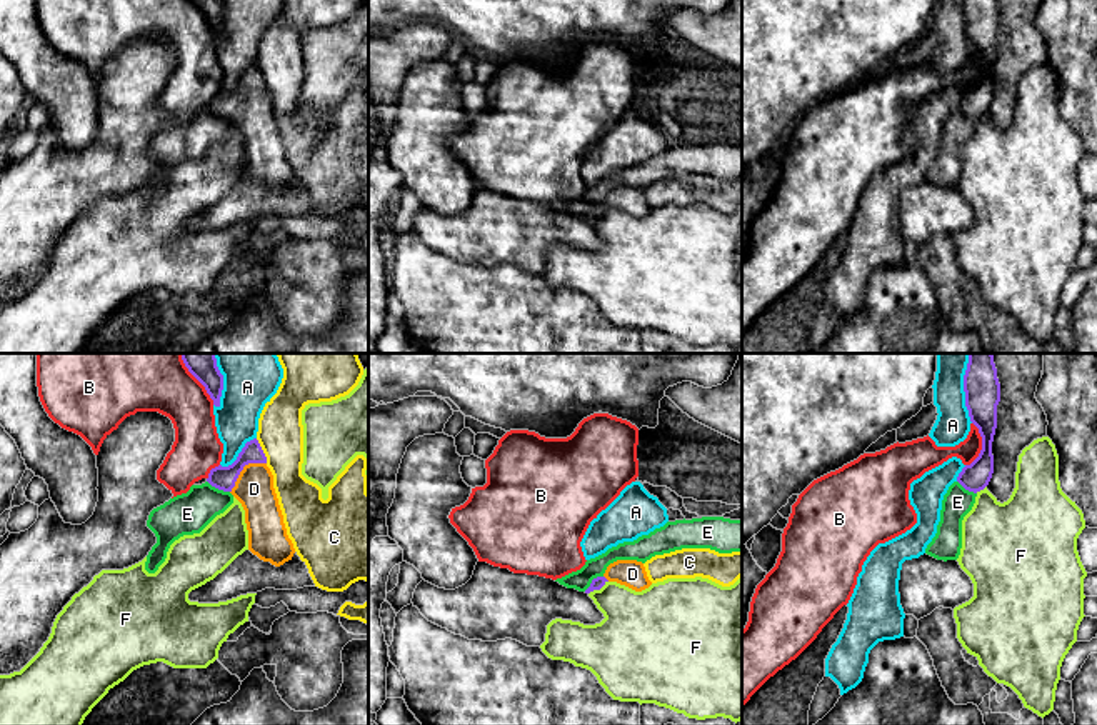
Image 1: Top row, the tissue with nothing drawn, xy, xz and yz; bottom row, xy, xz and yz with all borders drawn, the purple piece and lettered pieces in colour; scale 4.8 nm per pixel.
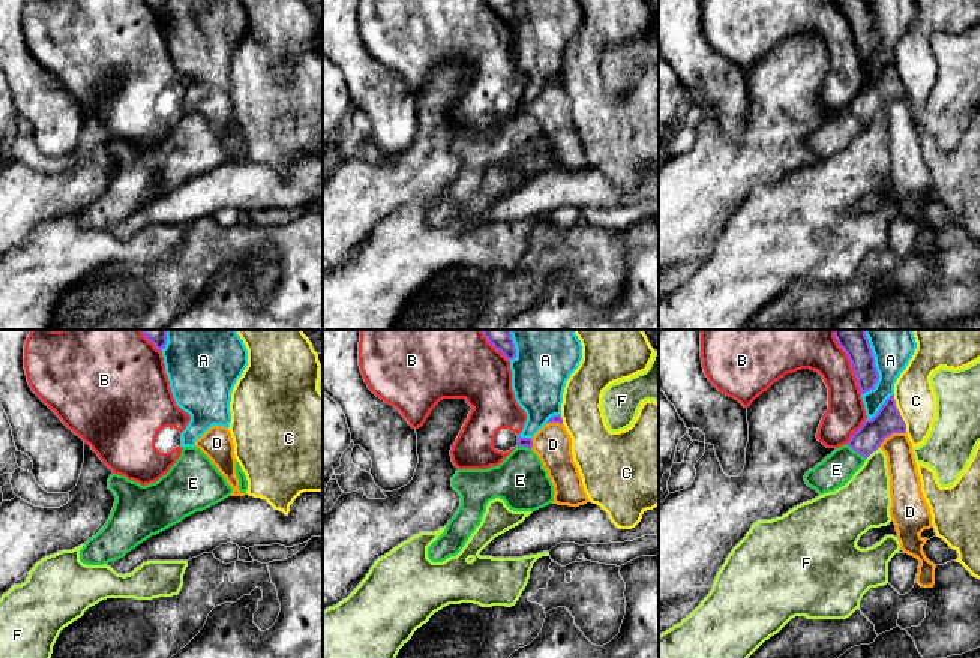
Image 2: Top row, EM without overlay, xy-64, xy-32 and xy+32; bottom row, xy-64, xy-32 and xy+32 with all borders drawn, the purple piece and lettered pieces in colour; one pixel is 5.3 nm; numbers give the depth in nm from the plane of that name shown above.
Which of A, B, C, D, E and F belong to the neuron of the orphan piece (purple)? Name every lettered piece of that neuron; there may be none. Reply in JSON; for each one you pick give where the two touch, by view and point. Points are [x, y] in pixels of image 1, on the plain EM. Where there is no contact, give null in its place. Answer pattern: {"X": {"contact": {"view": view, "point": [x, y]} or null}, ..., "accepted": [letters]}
{"D": {"contact": {"view": "xy", "point": [242, 95]}}, "accepted": ["D"]}

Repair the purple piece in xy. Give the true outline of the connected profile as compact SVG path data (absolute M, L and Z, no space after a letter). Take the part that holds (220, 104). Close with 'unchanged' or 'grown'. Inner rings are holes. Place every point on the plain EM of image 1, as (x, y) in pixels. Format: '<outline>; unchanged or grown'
M257 65L245 70L228 93L210 97L207 108L230 118L245 137L248 177L275 193L292 187L295 175L287 162L283 142L273 115L273 102Z; grown

